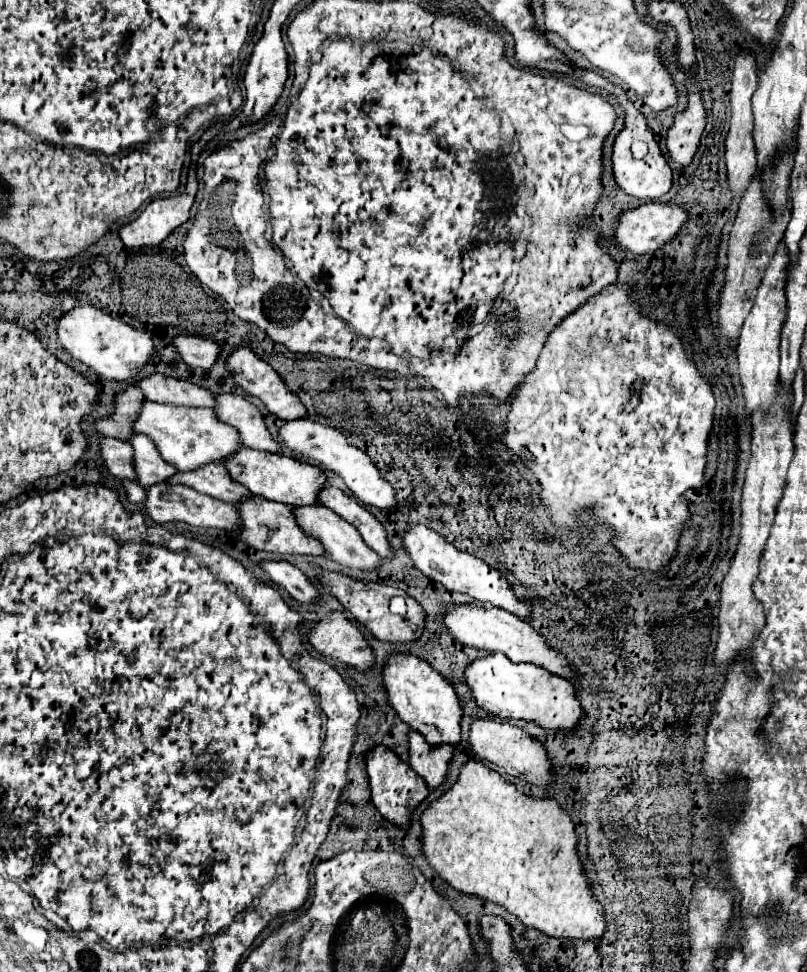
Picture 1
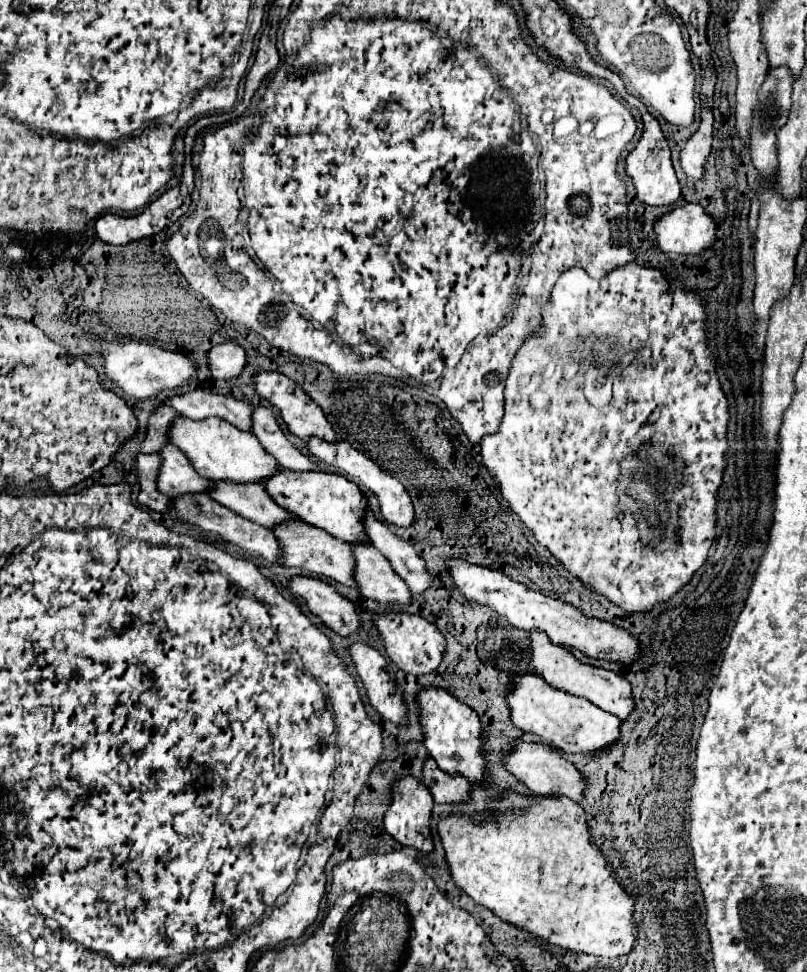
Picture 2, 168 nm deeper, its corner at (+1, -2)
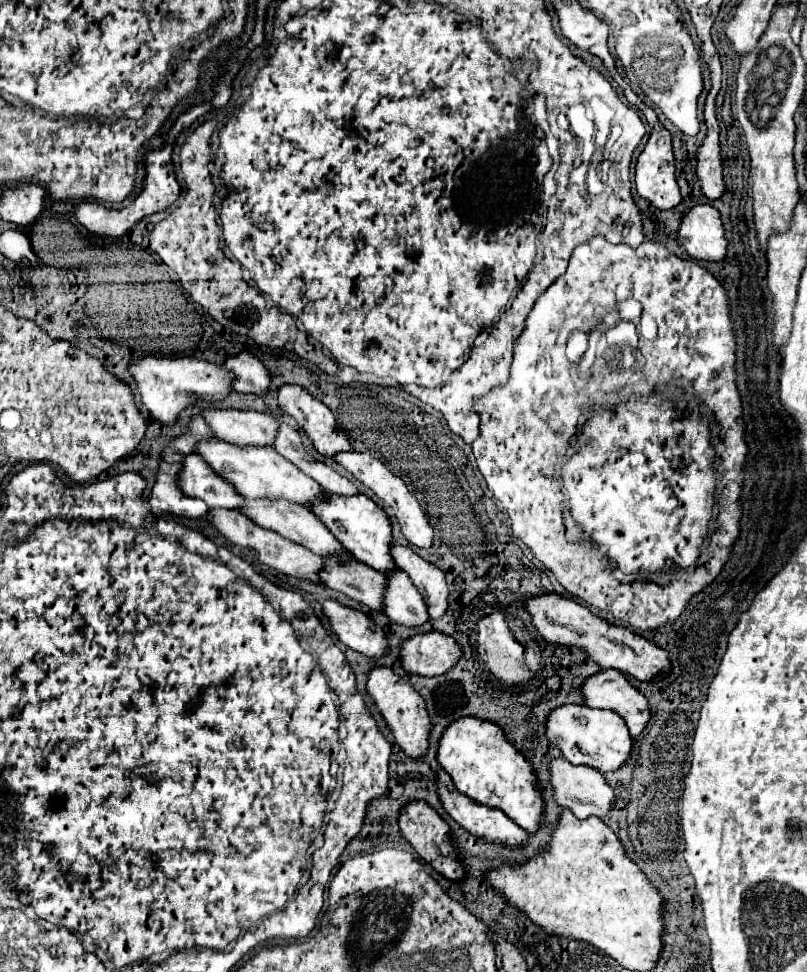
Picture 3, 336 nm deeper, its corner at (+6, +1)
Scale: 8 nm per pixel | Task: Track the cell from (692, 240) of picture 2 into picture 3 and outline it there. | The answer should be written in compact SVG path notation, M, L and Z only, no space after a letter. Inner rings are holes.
M710 204L694 206L680 224L678 244L696 260L722 262L728 240L722 228L720 212Z

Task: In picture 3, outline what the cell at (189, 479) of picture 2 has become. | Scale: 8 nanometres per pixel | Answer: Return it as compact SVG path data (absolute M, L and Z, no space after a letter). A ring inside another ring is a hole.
M190 454L182 462L180 486L184 494L204 500L210 508L244 508L244 498L236 492L236 488L220 478L198 454Z

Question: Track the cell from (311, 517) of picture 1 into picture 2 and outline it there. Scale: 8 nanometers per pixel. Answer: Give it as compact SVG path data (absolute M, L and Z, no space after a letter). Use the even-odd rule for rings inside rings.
M349 543L355 557L353 579L365 597L381 603L405 603L411 591L405 581L393 573L389 561L371 543Z

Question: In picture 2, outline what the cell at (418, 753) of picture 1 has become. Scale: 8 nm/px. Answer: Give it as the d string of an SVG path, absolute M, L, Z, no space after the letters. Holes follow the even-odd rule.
M433 757L423 763L423 783L431 791L435 803L459 803L469 795L469 781L463 775L449 775L435 765Z

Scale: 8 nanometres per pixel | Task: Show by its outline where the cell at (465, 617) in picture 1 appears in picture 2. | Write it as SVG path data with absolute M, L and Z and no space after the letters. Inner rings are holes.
M529 631L529 653L531 653L531 665L537 669L539 675L543 675L547 679L549 685L555 685L557 689L563 689L567 693L573 693L577 697L583 697L587 701L591 701L593 705L601 707L607 713L617 715L619 719L625 719L631 709L633 709L633 697L631 697L631 685L625 677L601 669L601 667L593 667L593 665L585 665L579 659L573 657L573 653L561 645L555 645L547 639L547 635L543 631Z

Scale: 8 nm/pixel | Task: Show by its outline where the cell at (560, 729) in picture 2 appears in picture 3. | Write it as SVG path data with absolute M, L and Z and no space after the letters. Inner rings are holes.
M568 704L550 712L546 722L548 740L572 764L588 764L600 772L614 772L624 766L632 752L632 738L624 720L610 710L594 710L584 704Z

